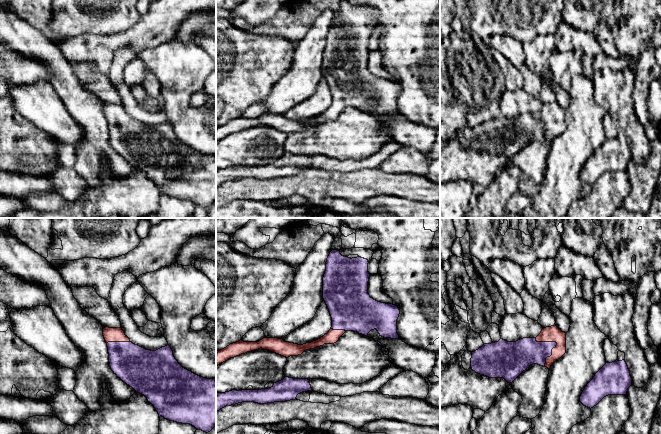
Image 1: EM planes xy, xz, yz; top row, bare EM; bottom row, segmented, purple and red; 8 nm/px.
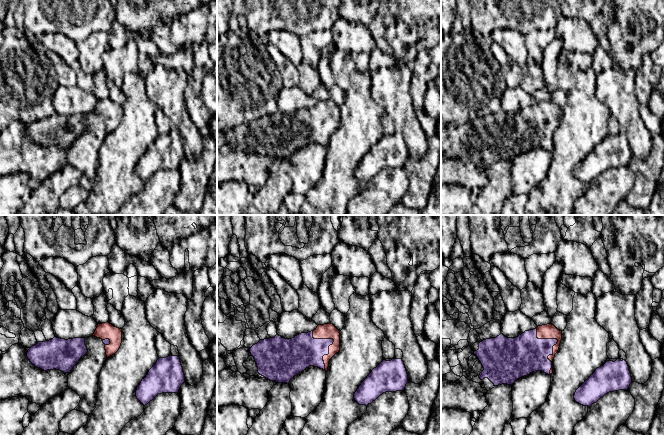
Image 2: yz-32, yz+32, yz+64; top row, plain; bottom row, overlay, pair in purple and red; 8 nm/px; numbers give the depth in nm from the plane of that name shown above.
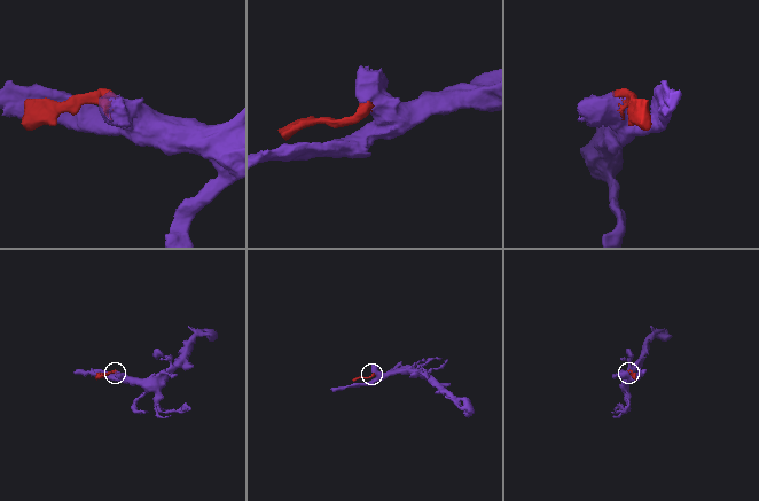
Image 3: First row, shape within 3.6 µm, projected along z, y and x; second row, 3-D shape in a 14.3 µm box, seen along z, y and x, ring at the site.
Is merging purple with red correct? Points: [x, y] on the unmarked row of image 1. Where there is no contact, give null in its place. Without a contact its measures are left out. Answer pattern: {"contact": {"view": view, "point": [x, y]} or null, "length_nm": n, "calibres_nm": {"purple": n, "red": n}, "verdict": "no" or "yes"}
{"contact": {"view": "yz", "point": [556, 120]}, "length_nm": 240, "calibres_nm": {"purple": 220, "red": 130}, "verdict": "yes"}

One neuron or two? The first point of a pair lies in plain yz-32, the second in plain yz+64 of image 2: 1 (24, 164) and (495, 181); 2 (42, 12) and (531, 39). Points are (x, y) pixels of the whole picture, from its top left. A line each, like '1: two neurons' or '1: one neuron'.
1: two neurons
2: two neurons

